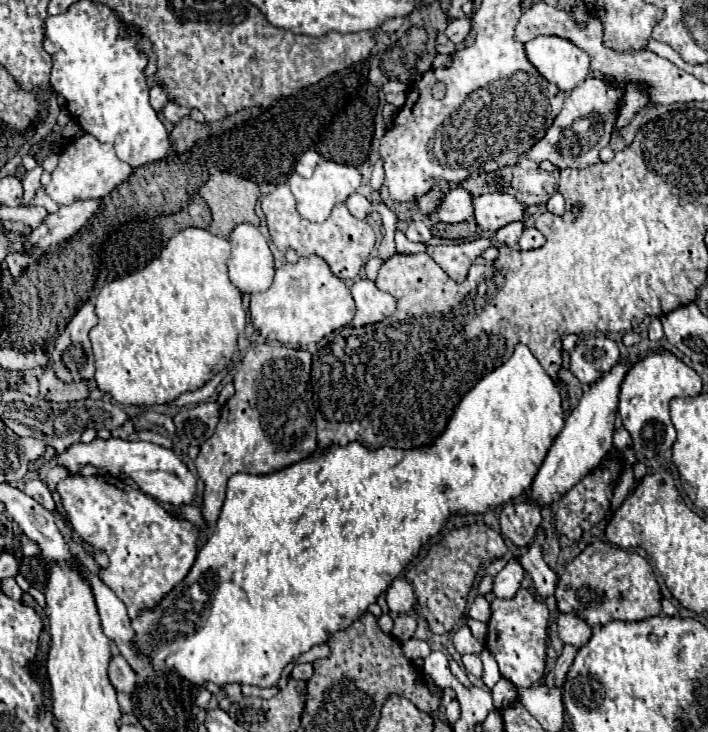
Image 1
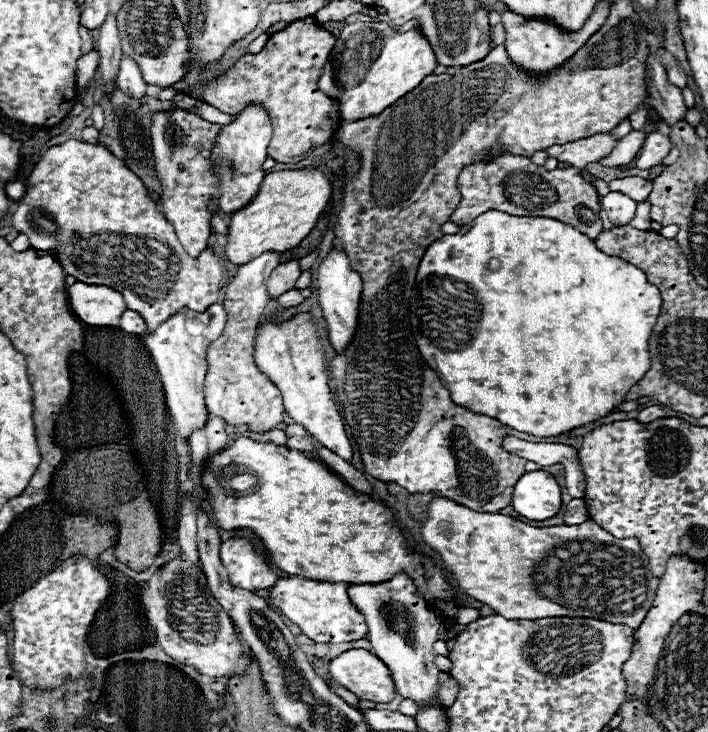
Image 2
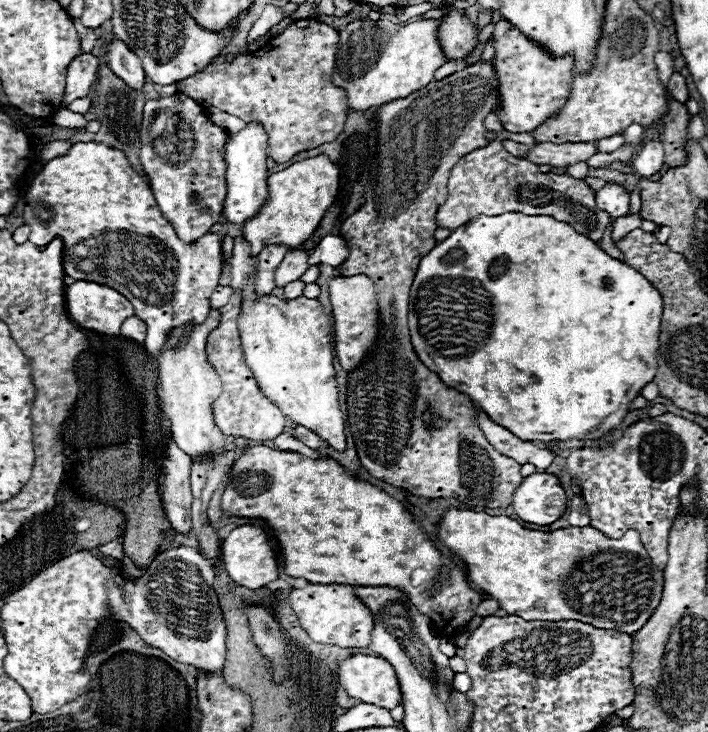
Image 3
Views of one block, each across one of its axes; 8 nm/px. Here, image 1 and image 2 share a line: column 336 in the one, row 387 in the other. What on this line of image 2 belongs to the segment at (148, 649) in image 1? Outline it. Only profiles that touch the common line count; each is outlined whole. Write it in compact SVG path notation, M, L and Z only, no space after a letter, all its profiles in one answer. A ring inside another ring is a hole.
M490 210L480 214L470 224L464 224L460 232L464 234L446 234L428 246L418 266L418 274L412 290L412 302L410 302L410 316L416 328L416 346L424 356L426 364L438 372L440 382L450 390L454 404L496 418L498 422L532 436L558 436L570 432L578 426L584 426L588 422L606 416L618 404L622 404L628 388L632 388L632 384L642 380L650 370L648 340L660 316L660 306L662 306L660 290L648 282L646 274L616 256L608 256L600 252L594 240L590 240L586 234L552 218L510 216L498 210Z

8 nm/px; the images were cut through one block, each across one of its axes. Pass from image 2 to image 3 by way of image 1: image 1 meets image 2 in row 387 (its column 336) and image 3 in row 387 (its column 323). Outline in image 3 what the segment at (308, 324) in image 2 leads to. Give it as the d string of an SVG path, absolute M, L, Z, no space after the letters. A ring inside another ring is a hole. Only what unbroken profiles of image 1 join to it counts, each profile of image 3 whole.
M234 238L230 260L230 288L240 290L240 342L244 362L250 368L260 392L274 402L294 424L316 432L336 450L344 450L344 412L338 402L338 382L334 370L334 332L322 302L304 296L280 300L272 294L256 296L258 256L250 256L250 246Z

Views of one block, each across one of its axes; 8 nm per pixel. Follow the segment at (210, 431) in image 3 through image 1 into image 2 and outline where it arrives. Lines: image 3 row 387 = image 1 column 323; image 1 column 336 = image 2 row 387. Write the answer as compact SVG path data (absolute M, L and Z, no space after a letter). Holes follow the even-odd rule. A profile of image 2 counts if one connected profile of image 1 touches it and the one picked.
M212 304L206 312L194 312L182 308L168 320L164 320L154 332L144 332L144 344L160 372L166 404L174 422L174 428L182 438L188 438L194 428L200 428L204 420L208 420L206 404L204 404L204 376L206 376L206 348L212 340L216 340L226 324L226 310L222 304Z

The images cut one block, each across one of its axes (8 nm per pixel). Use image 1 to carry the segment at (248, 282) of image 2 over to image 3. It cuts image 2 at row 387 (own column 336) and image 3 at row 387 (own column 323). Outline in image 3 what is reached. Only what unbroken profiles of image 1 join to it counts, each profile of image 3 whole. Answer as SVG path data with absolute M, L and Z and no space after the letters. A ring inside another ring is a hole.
M234 294L226 306L220 308L220 324L208 334L206 356L222 380L222 396L214 404L214 420L226 436L242 436L254 442L274 440L286 428L286 416L268 398L262 396L252 372L244 364L244 352L238 332L240 298Z

